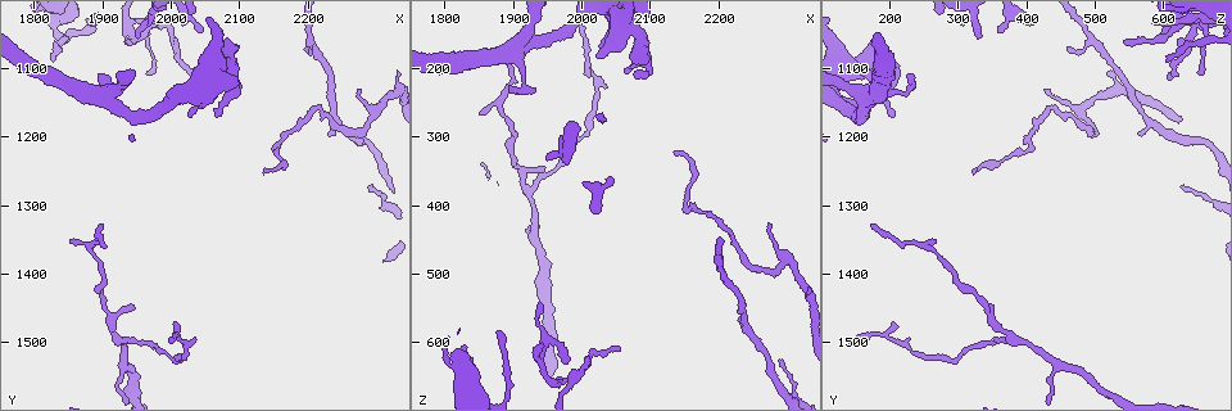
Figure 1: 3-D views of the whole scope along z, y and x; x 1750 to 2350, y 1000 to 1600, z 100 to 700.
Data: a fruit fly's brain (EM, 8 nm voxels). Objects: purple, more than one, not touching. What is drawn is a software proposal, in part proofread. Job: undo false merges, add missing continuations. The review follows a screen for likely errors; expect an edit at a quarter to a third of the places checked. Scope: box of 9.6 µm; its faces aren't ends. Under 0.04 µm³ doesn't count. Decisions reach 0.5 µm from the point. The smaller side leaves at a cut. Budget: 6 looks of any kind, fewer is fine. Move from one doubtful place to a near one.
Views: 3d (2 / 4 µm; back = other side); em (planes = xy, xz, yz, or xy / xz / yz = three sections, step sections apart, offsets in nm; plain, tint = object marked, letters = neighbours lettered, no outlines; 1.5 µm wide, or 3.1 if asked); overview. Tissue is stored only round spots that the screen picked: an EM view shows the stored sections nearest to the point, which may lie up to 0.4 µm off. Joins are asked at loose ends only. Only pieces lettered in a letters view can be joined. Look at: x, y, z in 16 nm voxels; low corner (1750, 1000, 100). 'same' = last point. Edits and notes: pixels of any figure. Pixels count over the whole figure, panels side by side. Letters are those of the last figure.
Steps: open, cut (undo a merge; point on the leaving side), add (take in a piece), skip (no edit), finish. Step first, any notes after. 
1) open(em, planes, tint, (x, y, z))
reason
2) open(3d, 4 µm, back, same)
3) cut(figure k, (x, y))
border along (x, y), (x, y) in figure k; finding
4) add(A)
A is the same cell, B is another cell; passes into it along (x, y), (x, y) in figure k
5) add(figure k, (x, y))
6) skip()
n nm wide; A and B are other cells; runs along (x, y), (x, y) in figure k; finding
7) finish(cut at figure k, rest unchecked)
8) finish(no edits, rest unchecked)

open(3d, 2 µm, (2280, 1195, 500))
abrupt turn

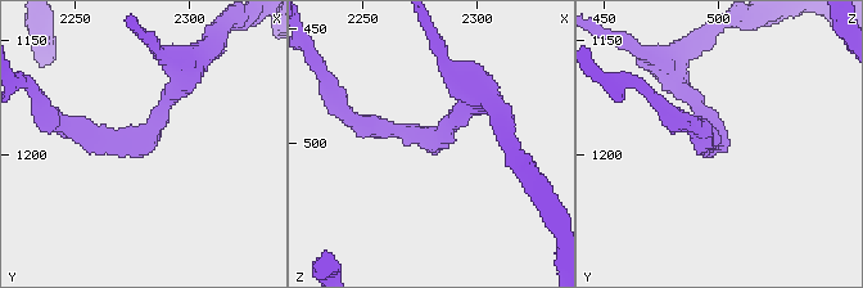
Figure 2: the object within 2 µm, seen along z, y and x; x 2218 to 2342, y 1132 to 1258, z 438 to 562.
open(em, planes, letters, (2279, 1193, 498))

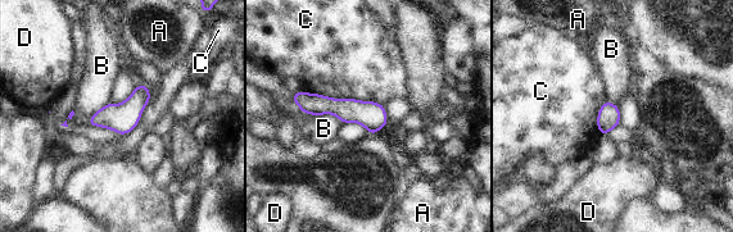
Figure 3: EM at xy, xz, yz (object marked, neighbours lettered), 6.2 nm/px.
skip()
C touches over 550 nm; A, B, C and D are other cells; one neuron here

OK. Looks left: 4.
open(em, xz, step 4, letters, (2200, 1070, 460))
tapers out

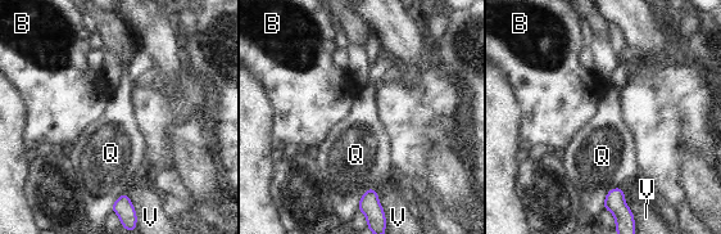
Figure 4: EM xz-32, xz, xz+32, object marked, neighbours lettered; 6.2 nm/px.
open(em, planes, letters, same)
another direction

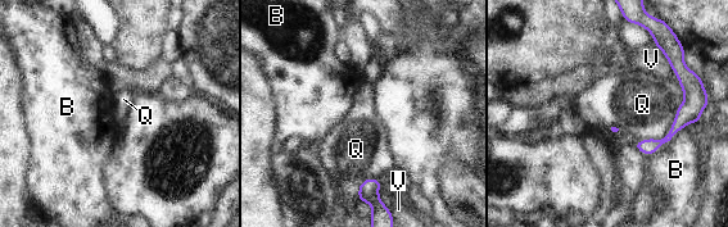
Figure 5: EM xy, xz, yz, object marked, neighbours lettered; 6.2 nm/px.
skip()
B, Q and V are other cells; border along (681, 85), (669, 131), (638, 141) in figure 5; none of them fits

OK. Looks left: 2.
open(em, planes, plain, (2025, 1175, 165))
branch stops here

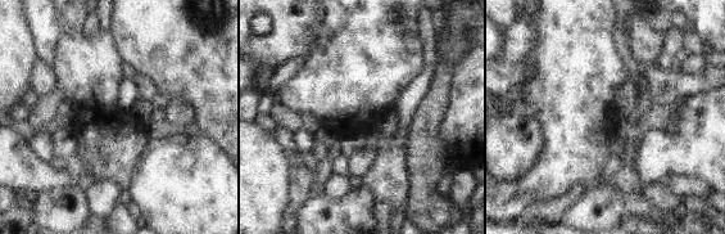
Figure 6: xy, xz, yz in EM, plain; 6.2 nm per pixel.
open(em, planes, letters, same)

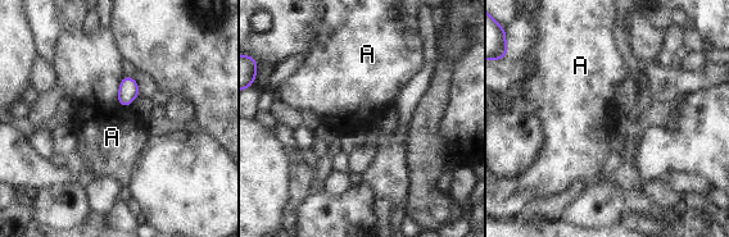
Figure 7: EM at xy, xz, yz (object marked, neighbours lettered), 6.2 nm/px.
skip()
A is another cell; border along (123, 74), (118, 103), (126, 108) in figure 7; no lettered piece goes on from it

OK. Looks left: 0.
finish(no edits, rest unchecked)

